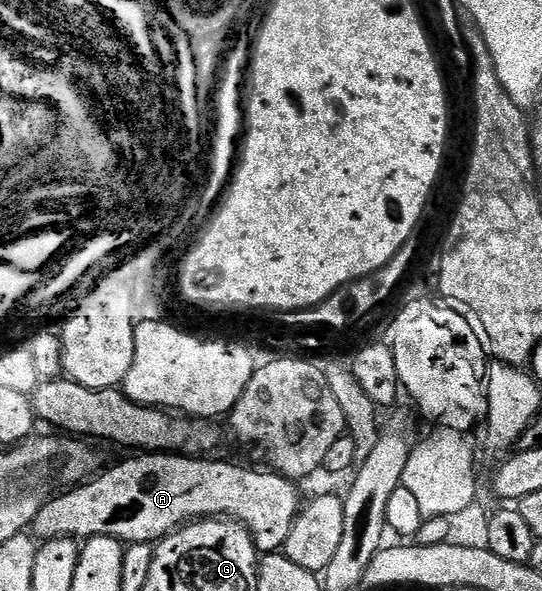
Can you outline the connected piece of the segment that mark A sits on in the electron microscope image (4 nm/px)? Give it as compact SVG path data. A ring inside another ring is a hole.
M142 452L137 456L130 456L127 462L122 462L119 466L114 466L111 470L103 469L97 476L75 485L67 494L58 494L55 498L47 497L42 503L40 512L36 515L32 523L32 534L35 539L45 540L47 538L72 538L75 540L85 540L95 538L96 536L108 536L117 538L123 544L133 544L135 542L149 542L157 544L166 537L167 534L174 533L180 526L186 525L187 522L195 520L233 520L238 522L246 531L249 532L250 538L254 541L254 547L262 554L273 554L281 551L288 540L288 532L292 524L298 518L300 501L298 502L298 490L293 481L289 478L282 477L277 472L265 474L262 470L249 470L246 466L237 466L234 462L209 462L206 456L187 456L181 452Z

